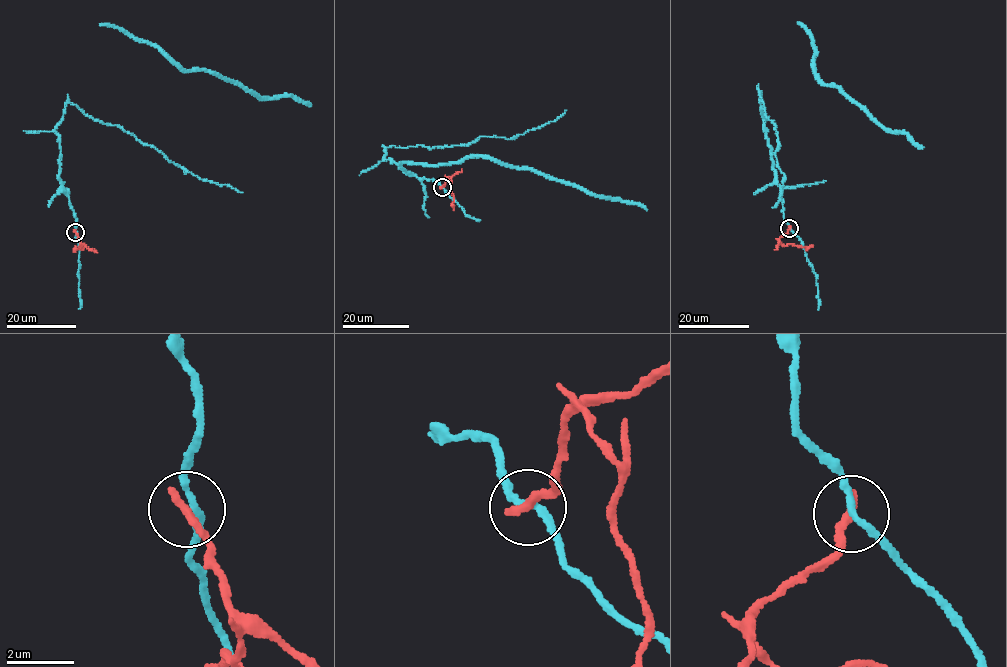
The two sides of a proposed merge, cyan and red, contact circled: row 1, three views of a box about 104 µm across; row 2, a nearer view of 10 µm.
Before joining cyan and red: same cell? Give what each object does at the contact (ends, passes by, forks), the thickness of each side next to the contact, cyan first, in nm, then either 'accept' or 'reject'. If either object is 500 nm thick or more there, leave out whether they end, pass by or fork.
cyan passes by; red ends there; 200 nm thick on the cyan side, 300 nm on the other; reject

